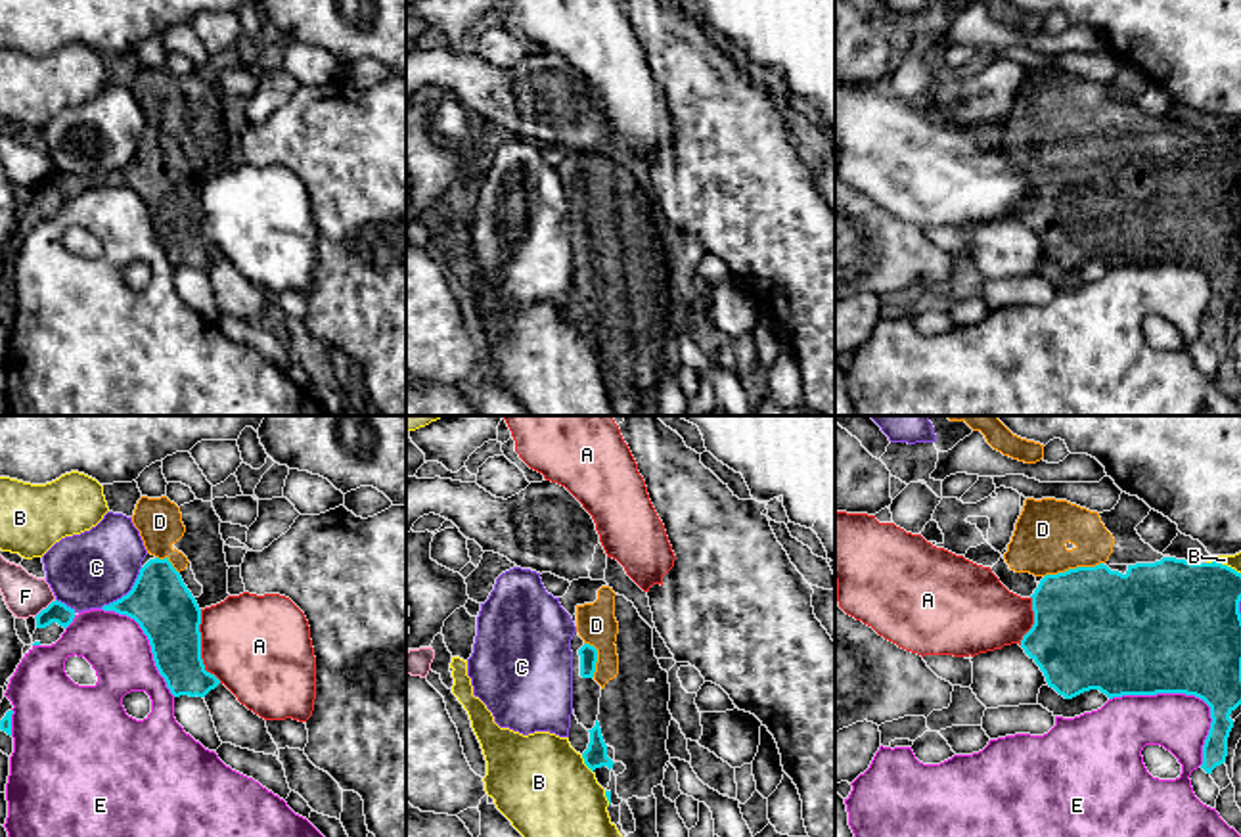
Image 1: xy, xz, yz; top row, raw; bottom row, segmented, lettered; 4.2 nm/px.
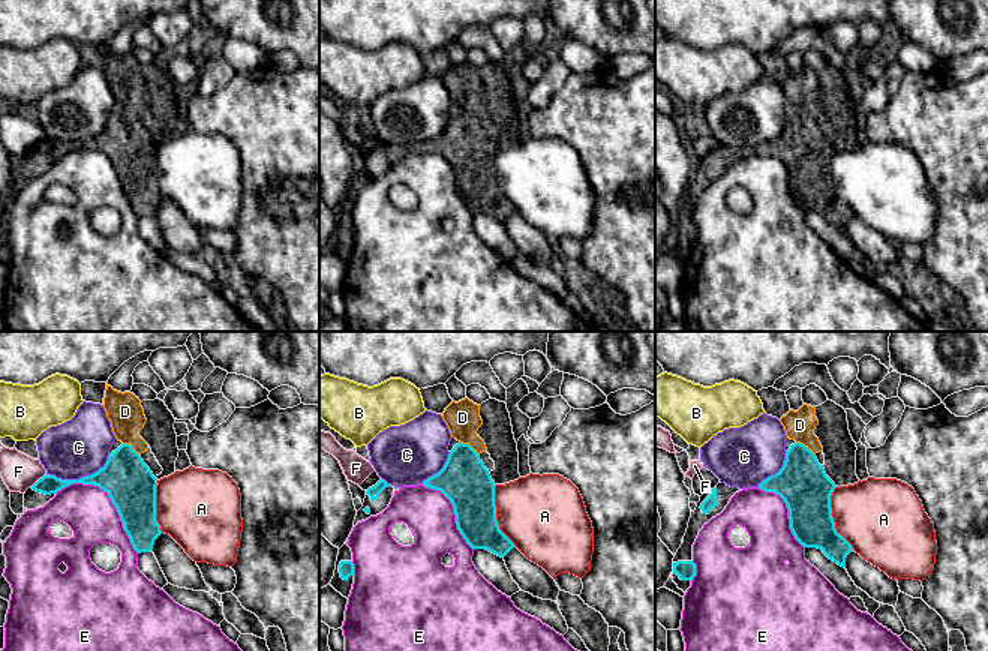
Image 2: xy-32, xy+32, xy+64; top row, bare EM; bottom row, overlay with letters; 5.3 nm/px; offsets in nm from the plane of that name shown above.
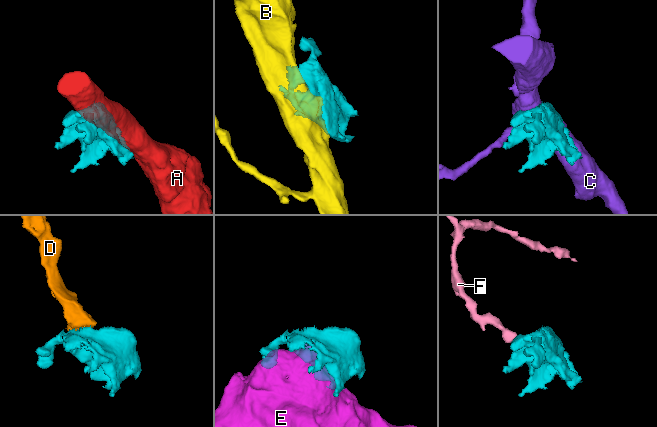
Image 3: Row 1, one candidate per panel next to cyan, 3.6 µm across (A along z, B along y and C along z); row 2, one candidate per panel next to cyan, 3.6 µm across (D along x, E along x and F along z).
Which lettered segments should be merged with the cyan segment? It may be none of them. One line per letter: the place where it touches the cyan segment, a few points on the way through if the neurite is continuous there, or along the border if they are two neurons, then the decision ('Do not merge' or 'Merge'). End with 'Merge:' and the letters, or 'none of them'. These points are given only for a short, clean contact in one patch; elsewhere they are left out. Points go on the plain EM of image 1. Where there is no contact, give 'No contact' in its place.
A: Touches cyan at xy (200, 219). Do not merge
B: Touches cyan at yz (1224, 136). Boundary: yz (1207, 133), (1230, 136), (1240, 144). Do not merge
C: Touches cyan at xy (127, 165). Do not merge
D: Touches cyan at yz (1073, 140). Path across: yz (1092, 196), (1073, 140), (1042, 110), (1042, 100). Merge
E: Touches cyan at yz (1188, 265). Do not merge
F: Touches cyan at xy (46, 179). Boundary: xy (56, 171), (35, 188). Do not merge
Merge: D

